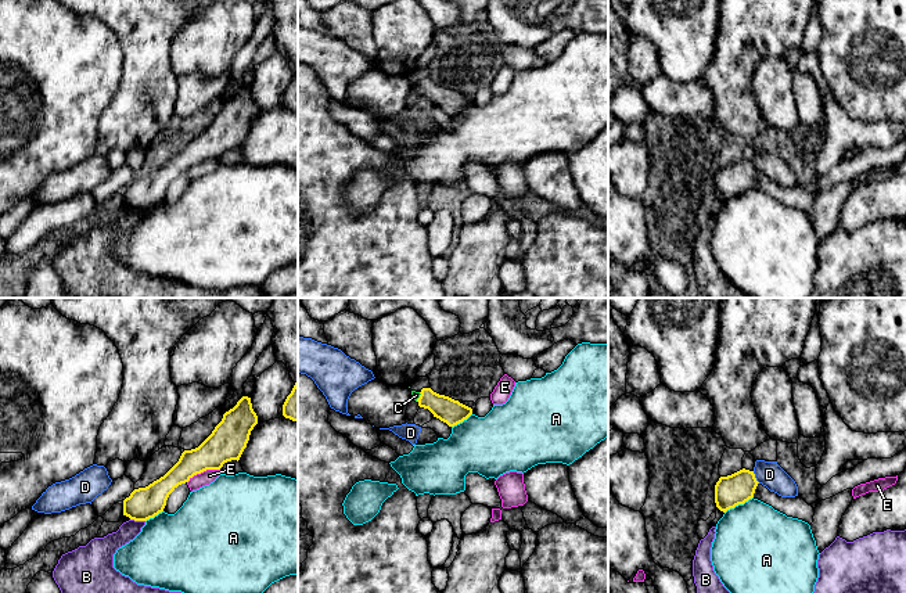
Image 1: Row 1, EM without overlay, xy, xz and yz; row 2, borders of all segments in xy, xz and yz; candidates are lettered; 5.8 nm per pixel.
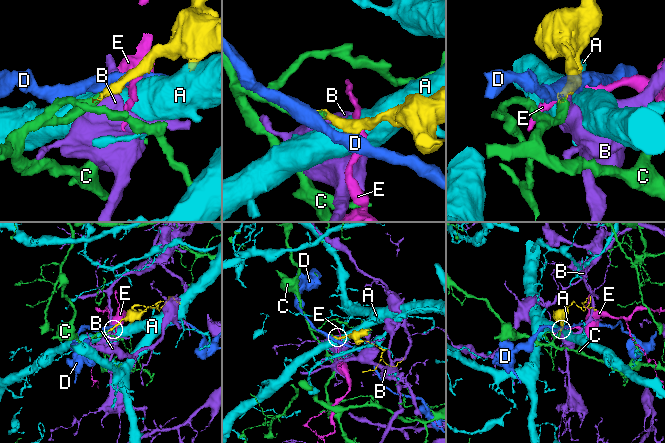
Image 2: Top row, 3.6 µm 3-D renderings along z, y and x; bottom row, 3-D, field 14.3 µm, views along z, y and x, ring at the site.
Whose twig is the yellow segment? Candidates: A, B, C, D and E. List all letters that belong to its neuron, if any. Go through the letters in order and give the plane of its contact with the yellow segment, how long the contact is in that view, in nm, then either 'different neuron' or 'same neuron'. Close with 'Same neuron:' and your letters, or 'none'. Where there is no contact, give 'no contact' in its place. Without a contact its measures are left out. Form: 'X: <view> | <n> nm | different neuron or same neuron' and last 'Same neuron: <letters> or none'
A: yz | 190 nm | different neuron
B: xy | 90 nm | different neuron
C: xz | 60 nm | same neuron
D: yz | 80 nm | different neuron
E: xy | 200 nm | different neuron
Same neuron: C

